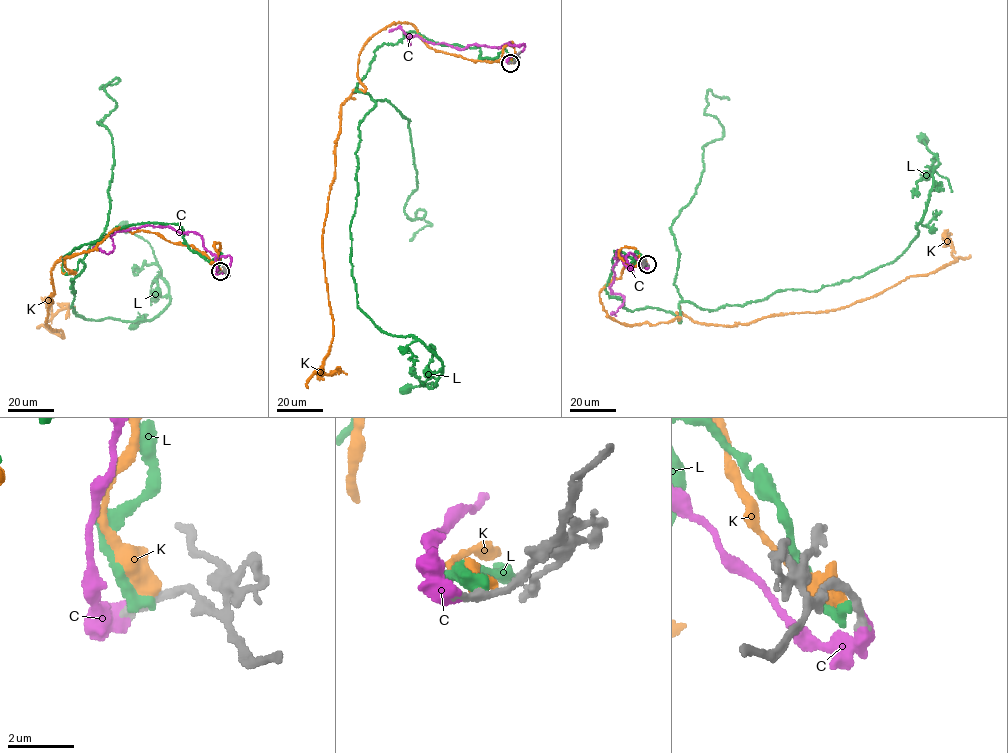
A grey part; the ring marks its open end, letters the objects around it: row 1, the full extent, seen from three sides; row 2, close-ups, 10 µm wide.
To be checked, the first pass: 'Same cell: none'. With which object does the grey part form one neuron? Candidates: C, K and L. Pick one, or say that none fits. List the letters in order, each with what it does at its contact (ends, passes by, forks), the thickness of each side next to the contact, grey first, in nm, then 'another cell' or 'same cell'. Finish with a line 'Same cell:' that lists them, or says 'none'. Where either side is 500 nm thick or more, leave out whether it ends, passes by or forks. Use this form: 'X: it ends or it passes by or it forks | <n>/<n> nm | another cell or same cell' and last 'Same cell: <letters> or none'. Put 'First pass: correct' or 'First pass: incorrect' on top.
First pass: correct
C: it passes by | 320/400 nm | another cell
K: 360/550 nm | another cell
L: it ends | 360/440 nm | another cell
Same cell: none

